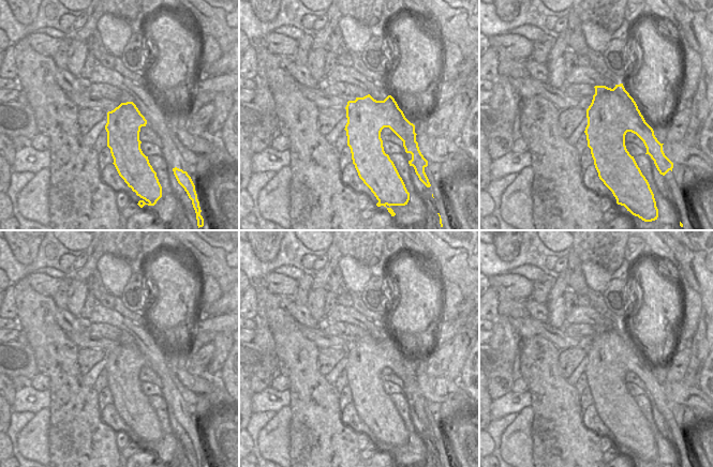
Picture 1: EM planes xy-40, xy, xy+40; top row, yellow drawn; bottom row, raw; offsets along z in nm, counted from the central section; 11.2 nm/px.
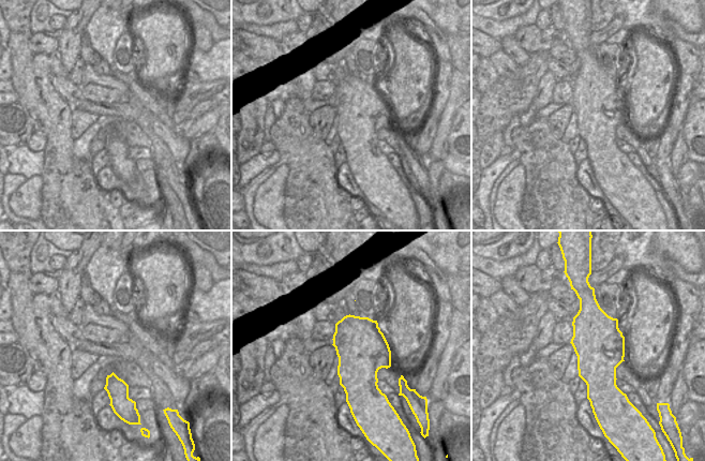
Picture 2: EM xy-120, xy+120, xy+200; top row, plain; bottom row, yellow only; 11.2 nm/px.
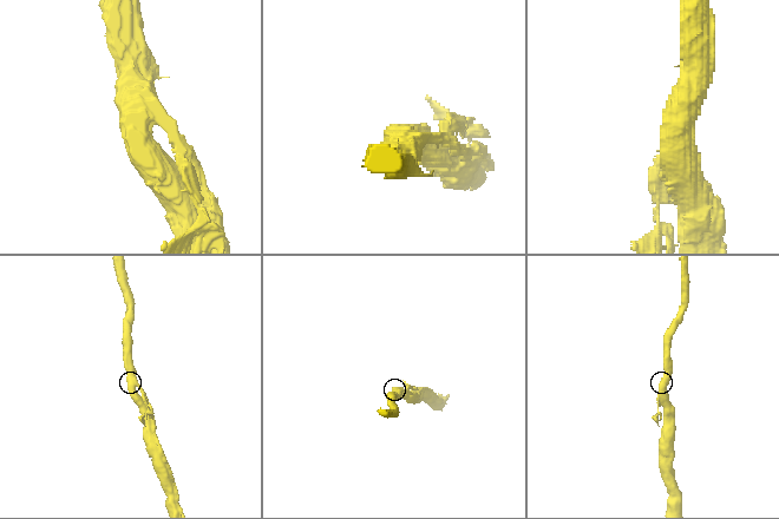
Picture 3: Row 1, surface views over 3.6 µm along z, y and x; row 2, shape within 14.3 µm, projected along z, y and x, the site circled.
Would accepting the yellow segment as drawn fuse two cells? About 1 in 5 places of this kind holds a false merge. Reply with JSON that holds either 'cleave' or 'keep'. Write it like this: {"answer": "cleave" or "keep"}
{"answer": "cleave"}

